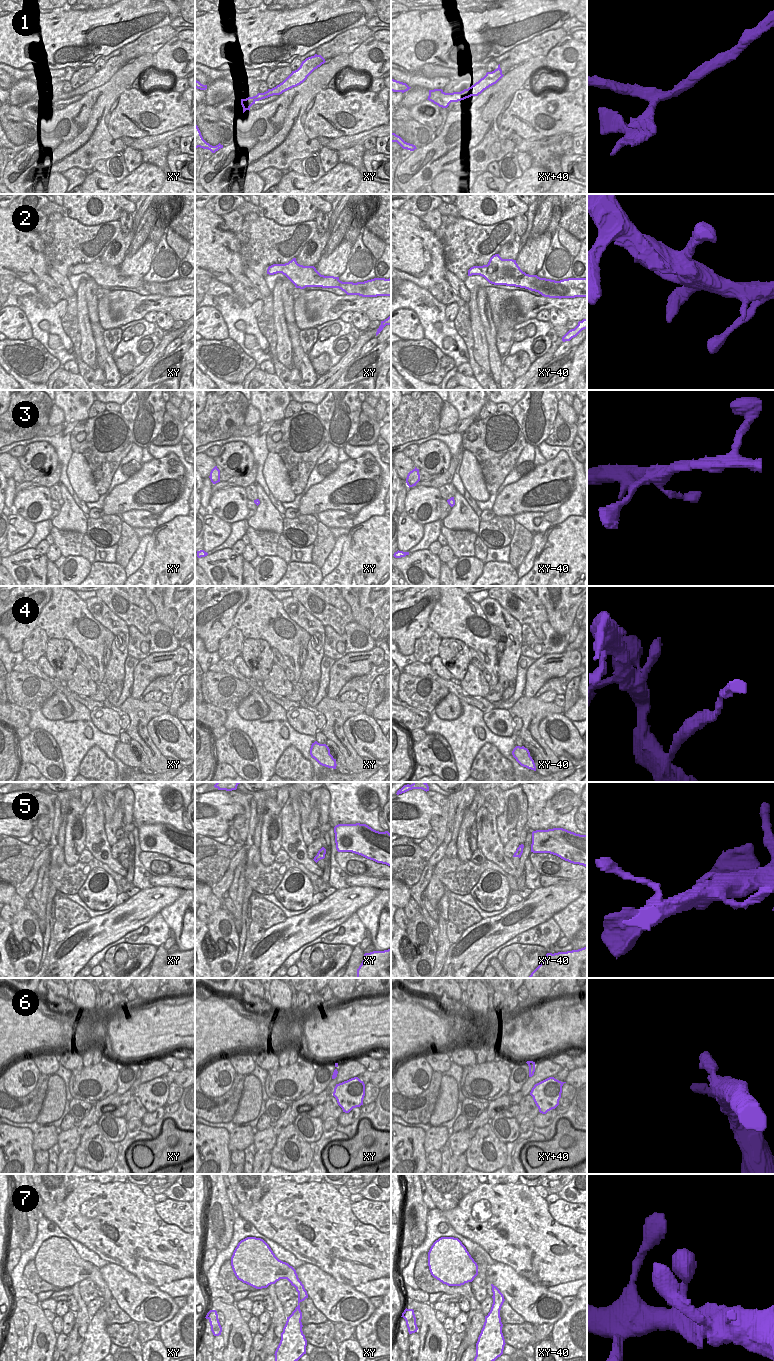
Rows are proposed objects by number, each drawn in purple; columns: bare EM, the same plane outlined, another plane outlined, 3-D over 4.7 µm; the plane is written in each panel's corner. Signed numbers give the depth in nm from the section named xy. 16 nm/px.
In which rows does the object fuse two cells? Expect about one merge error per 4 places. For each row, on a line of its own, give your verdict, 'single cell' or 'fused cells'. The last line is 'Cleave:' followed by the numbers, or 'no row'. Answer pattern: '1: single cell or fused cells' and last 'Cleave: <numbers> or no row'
1: fused cells
2: single cell
3: single cell
4: fused cells
5: single cell
6: single cell
7: single cell
Cleave: 1, 4

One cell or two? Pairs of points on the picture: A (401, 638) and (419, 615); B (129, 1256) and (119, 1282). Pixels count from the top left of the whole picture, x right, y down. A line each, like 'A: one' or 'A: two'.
A: one
B: two

